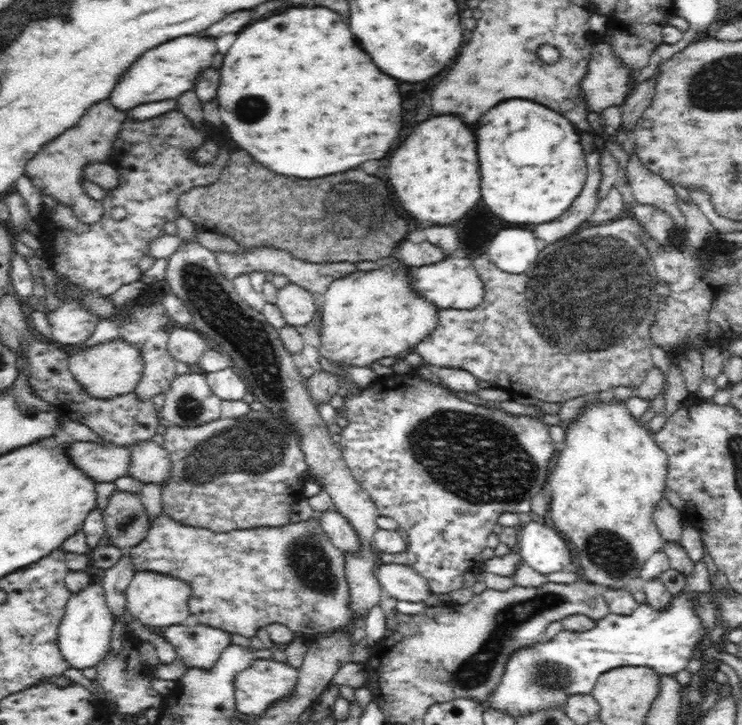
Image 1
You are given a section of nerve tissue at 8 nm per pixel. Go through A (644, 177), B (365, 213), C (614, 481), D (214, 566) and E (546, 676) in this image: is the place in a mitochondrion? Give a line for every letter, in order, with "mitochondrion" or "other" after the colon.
A: other
B: mitochondrion
C: other
D: other
E: mitochondrion

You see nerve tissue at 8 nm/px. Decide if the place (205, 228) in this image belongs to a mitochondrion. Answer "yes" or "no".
no

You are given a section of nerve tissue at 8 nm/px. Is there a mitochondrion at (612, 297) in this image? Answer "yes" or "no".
yes

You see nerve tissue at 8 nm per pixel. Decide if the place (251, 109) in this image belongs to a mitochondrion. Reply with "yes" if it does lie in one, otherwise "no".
yes

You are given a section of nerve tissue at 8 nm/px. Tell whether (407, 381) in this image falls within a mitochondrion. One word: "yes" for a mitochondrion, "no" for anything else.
no

